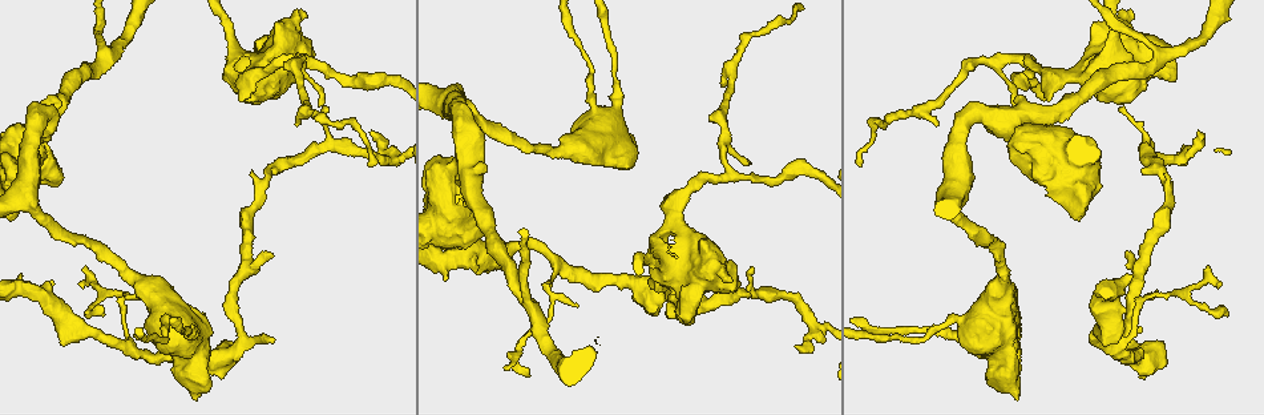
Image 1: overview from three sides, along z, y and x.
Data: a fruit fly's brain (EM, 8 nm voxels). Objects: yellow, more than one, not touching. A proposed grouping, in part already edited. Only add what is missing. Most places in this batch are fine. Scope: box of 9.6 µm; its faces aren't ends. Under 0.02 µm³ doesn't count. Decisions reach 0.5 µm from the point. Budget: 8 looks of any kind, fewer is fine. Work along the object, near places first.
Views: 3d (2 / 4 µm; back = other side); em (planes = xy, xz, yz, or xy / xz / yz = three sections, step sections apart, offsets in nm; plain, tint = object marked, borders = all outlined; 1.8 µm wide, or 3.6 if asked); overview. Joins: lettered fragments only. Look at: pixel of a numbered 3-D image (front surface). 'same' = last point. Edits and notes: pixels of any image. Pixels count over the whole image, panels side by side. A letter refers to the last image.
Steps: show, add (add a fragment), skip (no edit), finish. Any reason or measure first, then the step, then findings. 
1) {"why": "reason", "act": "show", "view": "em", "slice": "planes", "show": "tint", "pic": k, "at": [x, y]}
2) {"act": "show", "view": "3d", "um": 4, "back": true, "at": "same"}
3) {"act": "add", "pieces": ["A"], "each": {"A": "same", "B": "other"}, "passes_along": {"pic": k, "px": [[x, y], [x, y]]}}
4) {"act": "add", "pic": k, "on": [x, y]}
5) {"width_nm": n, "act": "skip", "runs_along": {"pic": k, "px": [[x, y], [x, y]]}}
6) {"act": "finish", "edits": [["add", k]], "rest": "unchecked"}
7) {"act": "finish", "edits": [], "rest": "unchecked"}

{"why": "branch stops here", "act": "show", "view": "3d", "um": 2, "back": true, "pic": 1, "at": [796, 349]}

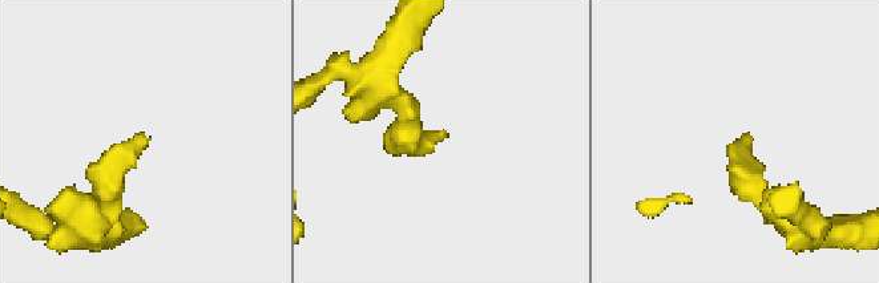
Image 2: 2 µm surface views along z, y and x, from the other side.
{"act": "show", "view": "em", "slice": "planes", "show": "borders", "pic": 2, "at": [143, 133]}

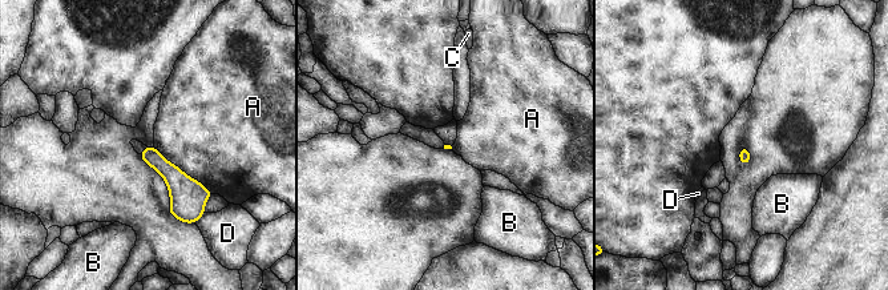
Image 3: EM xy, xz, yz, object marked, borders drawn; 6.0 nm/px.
{"act": "skip", "each": {"A": "other", "B": "other", "C": "other", "D": "other"}, "border": {"pic": 3, "px": [[153, 146], [165, 158], [213, 193]]}, "found": "none of them fits"}

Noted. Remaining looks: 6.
{"why": "branch stops here", "act": "show", "view": "em", "um": 3.6, "slice": "yz", "step": 16, "show": "tint", "pic": 1, "at": [329, 108]}

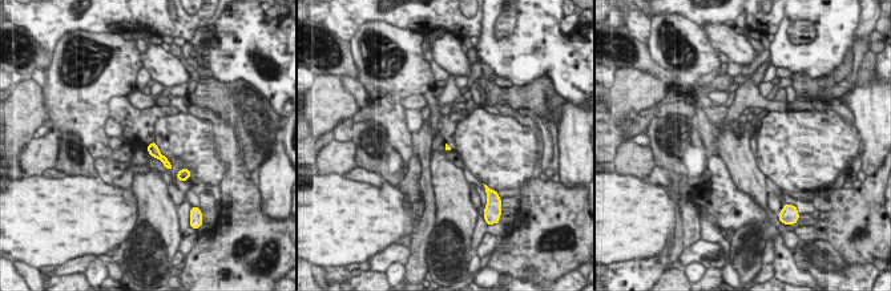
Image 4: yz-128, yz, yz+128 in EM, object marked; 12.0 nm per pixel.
{"why": "cut it another way", "act": "show", "view": "em", "um": 3.6, "slice": "planes", "show": "tint", "at": "same"}

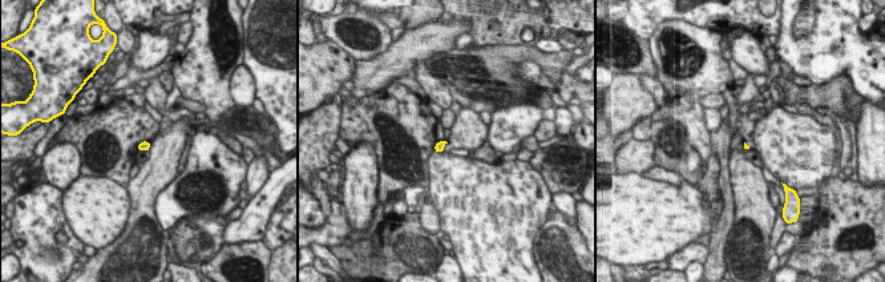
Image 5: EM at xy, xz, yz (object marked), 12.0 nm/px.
{"act": "show", "view": "em", "um": 3.6, "slice": "planes", "show": "borders", "at": "same"}

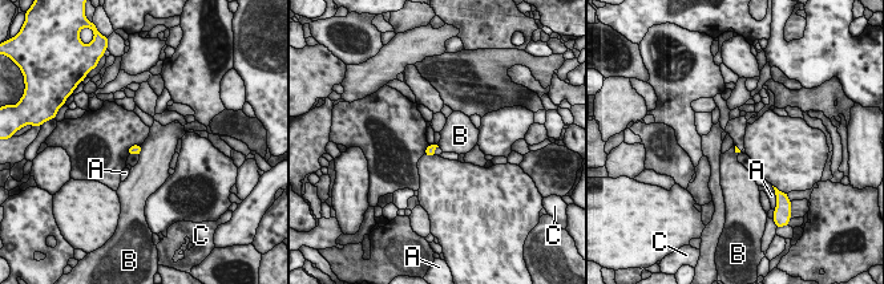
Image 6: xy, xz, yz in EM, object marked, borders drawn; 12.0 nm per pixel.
{"act": "skip", "each": {"A": "other", "B": "other", "C": "other"}, "found": "no lettered fragment goes on from it"}

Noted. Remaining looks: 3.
{"why": "stops while still wide", "act": "show", "view": "em", "slice": "planes", "show": "borders", "pic": 1, "at": [1133, 18]}

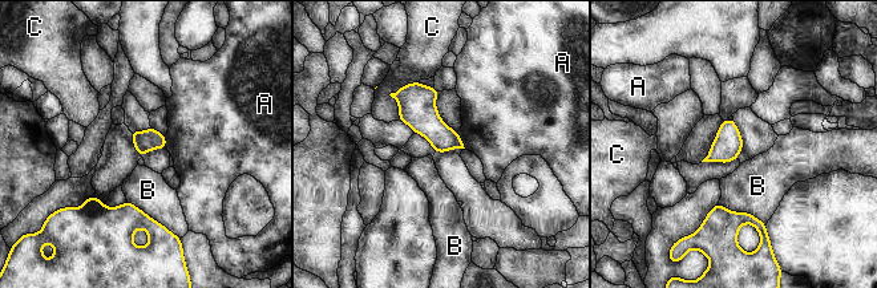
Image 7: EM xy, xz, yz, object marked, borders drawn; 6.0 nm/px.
{"act": "skip", "each": {"A": "other", "B": "other", "C": "other"}, "border": {"pic": 7, "px": [[126, 199], [177, 235]]}, "found": "none of them fits"}

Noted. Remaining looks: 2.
{"why": "branch point", "act": "show", "view": "em", "slice": "planes", "show": "borders", "pic": 1, "at": [242, 340]}

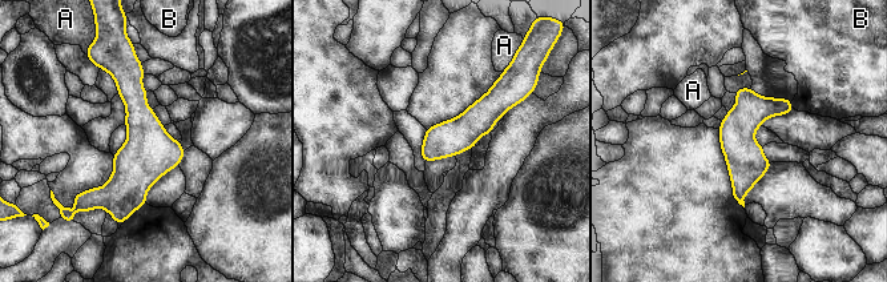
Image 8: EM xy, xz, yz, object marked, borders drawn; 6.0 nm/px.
{"width_nm": 220, "act": "skip", "each": {"A": "other", "B": "other"}, "runs_along": {"pic": 8, "px": [[129, 63], [137, 168], [120, 217]]}, "found": "no lettered fragment goes on from it"}

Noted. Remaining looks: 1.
{"act": "finish", "edits": [], "rest": "unchecked"}

